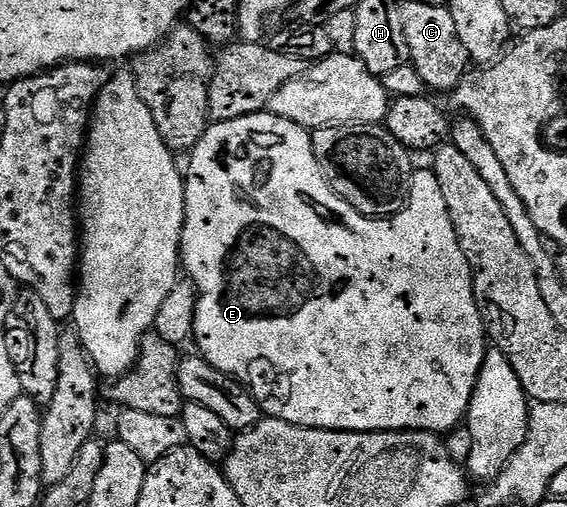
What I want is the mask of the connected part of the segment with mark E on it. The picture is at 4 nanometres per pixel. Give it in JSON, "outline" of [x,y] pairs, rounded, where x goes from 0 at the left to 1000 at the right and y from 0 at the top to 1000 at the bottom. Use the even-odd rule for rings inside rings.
{"outline":[[[471,217],[429,233],[414,233],[407,239],[384,237],[370,243],[369,252],[358,264],[358,272],[351,272],[351,280],[337,296],[333,312],[333,339],[330,331],[330,345],[325,349],[326,444],[319,456],[319,519],[325,535],[333,535],[328,536],[332,550],[339,552],[340,562],[347,568],[347,609],[344,611],[344,635],[340,637],[340,671],[344,680],[347,679],[346,692],[360,702],[365,714],[372,714],[372,722],[379,722],[379,730],[386,730],[402,742],[414,742],[427,751],[453,787],[453,799],[469,822],[485,828],[504,828],[515,836],[533,836],[543,844],[568,844],[586,852],[769,852],[772,856],[790,856],[822,826],[827,795],[840,765],[840,750],[845,746],[847,724],[852,722],[859,692],[859,657],[855,631],[850,627],[845,604],[838,596],[834,535],[827,531],[824,509],[810,485],[810,469],[802,462],[802,446],[795,438],[788,398],[778,394],[774,351],[767,351],[762,343],[737,345],[721,377],[721,396],[714,402],[714,410],[704,414],[693,426],[642,426],[633,414],[626,414],[617,406],[610,394],[598,391],[598,383],[591,383],[591,375],[577,359],[577,351],[556,312],[547,254],[527,249],[520,241],[506,241],[506,233],[481,229]],[[369,331],[383,331],[383,347],[369,347]]]}

